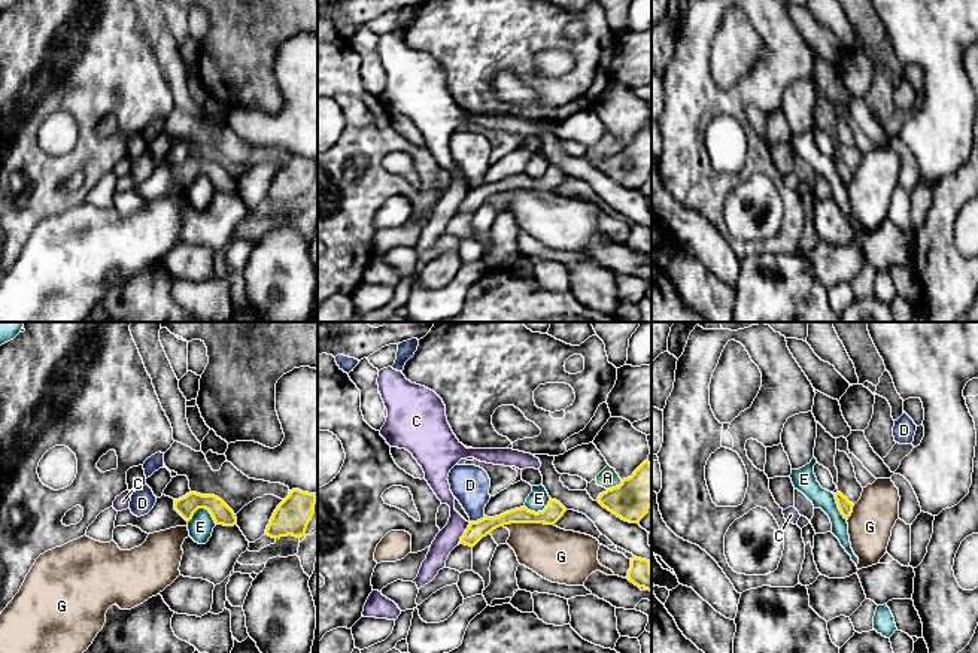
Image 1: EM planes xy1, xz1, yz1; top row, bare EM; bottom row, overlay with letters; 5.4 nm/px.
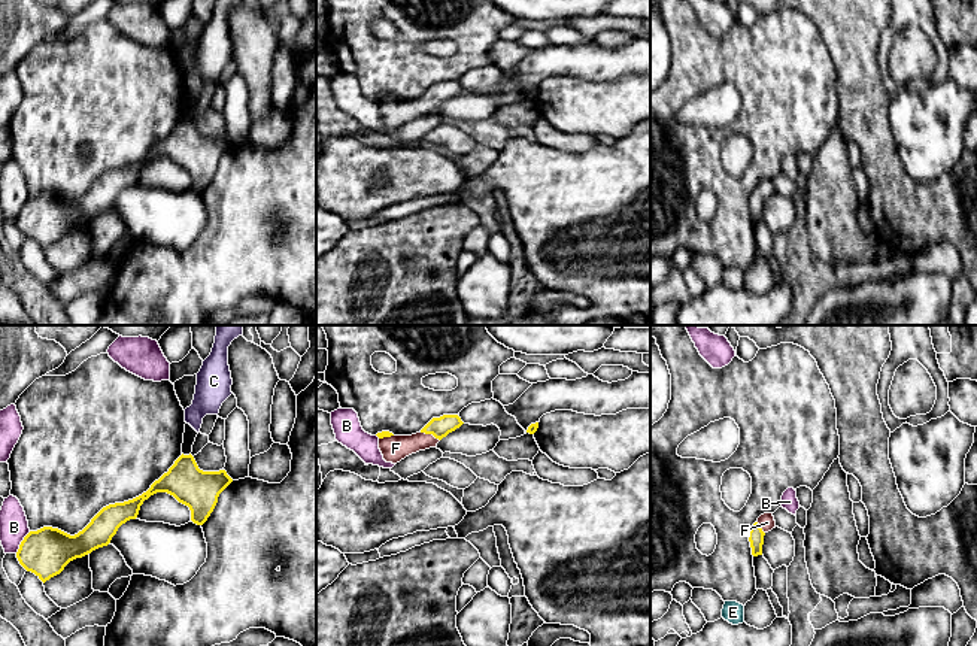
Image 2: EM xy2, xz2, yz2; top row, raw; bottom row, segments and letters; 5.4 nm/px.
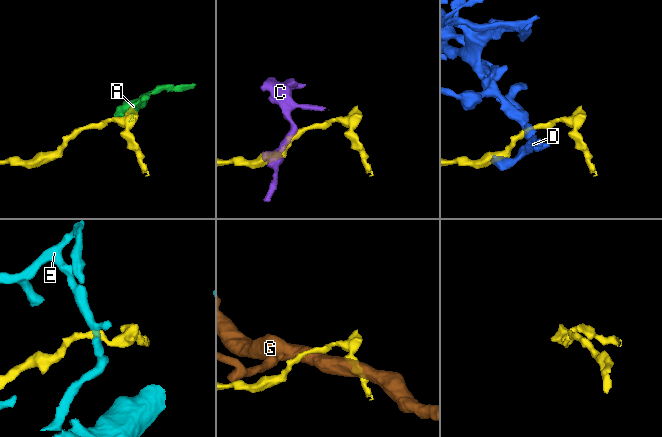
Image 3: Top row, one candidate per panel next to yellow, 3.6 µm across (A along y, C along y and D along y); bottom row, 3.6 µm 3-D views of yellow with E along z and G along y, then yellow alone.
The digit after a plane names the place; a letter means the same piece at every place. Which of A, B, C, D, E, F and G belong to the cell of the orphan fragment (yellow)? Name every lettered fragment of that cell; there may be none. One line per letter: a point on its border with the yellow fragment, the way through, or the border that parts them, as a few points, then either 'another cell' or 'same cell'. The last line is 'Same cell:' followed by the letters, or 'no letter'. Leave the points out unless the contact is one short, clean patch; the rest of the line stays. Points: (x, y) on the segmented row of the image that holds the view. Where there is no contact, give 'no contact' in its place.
A: contact xz1 (616, 486); way xz1 (650, 485), (616, 486), (607, 477); same cell
B: contact xy2 (21, 542); border xy2 (30, 531), (15, 552); another cell
C: contact xz1 (464, 534); border xz1 (470, 522), (456, 544); another cell
D: contact xz1 (477, 521); border xz1 (485, 516), (470, 522); another cell
E: contact xy1 (203, 507); border xy1 (188, 521), (199, 509), (204, 509), (216, 524); another cell
F: contact xz2 (430, 433); same cell
G: contact xz1 (528, 522); another cell
Same cell: A, F

